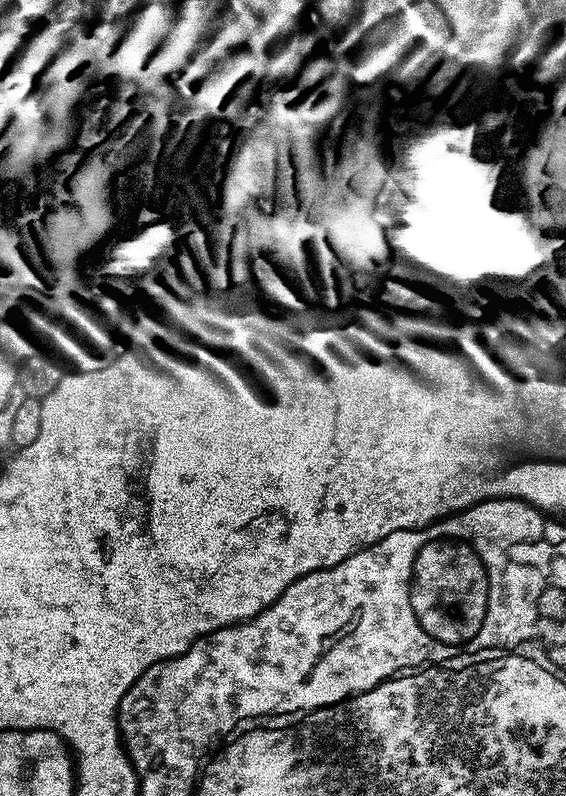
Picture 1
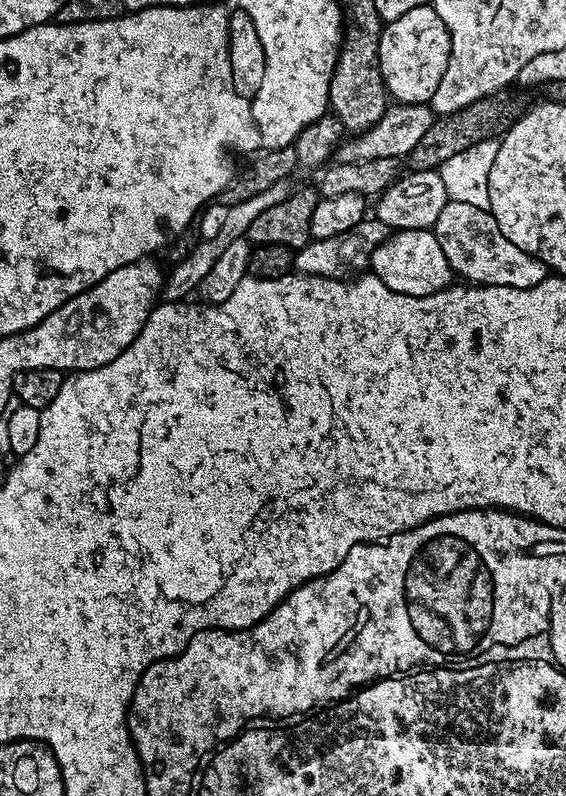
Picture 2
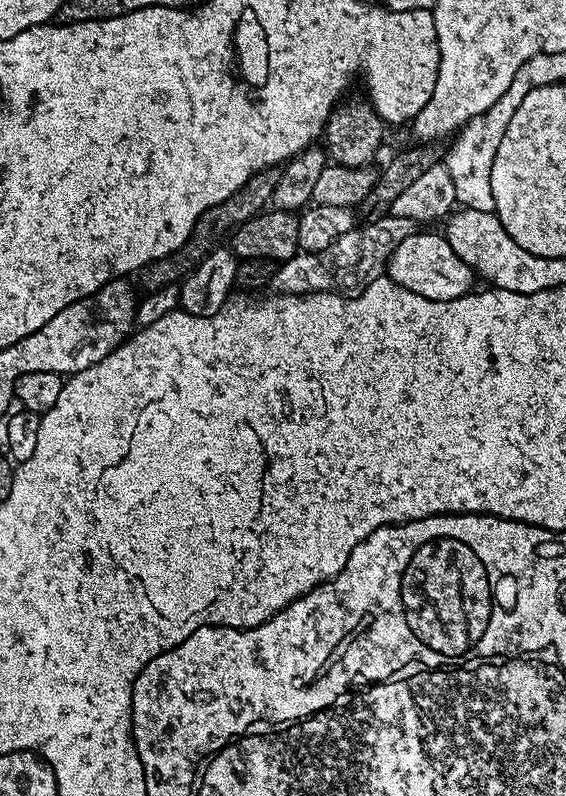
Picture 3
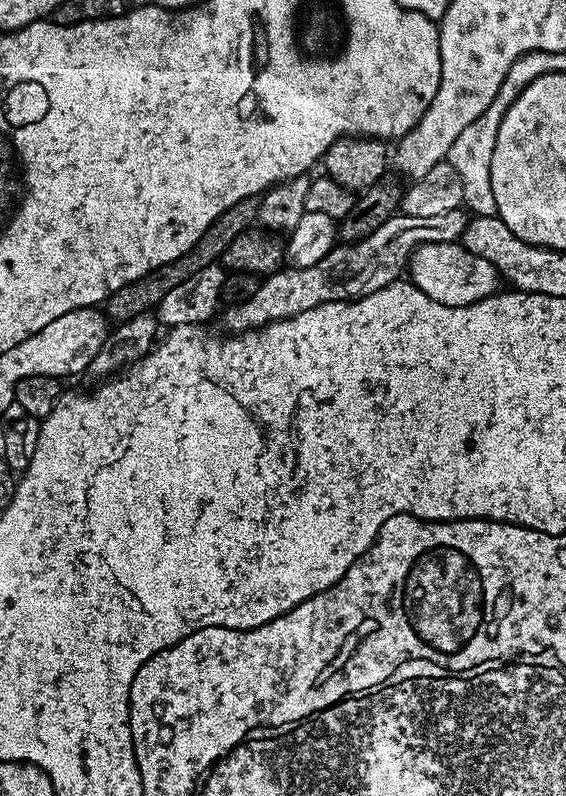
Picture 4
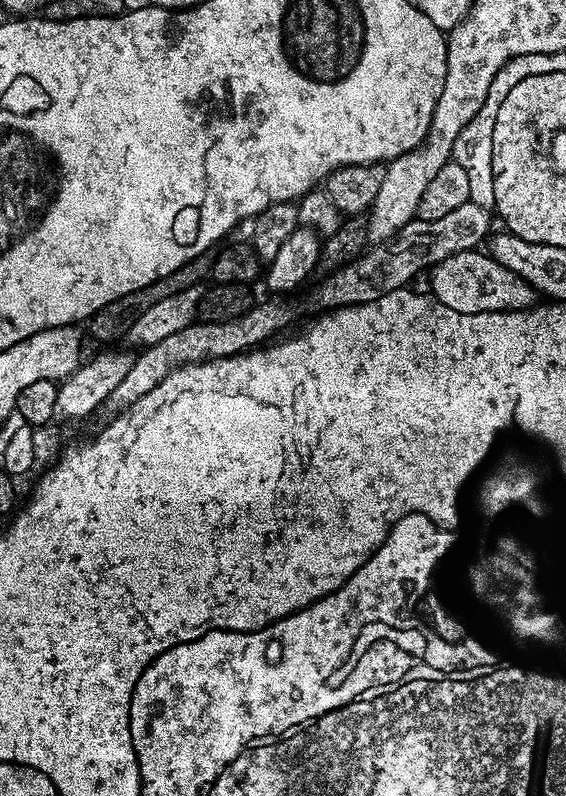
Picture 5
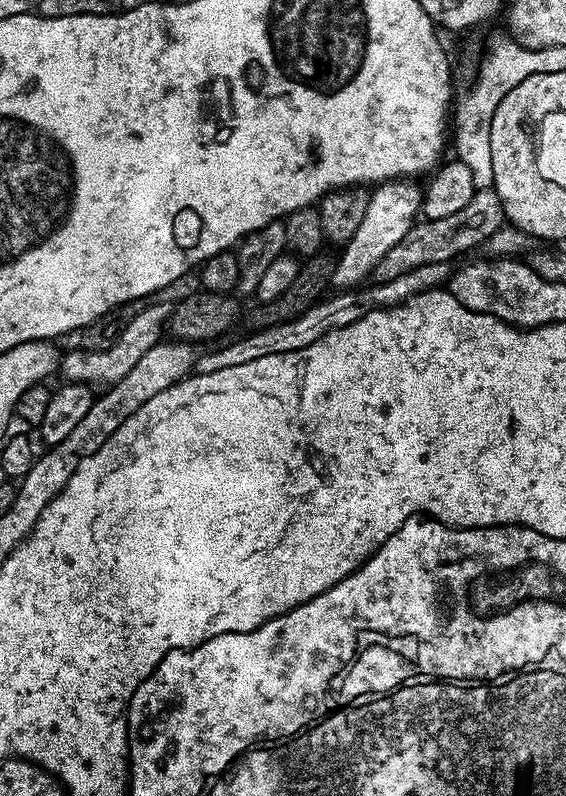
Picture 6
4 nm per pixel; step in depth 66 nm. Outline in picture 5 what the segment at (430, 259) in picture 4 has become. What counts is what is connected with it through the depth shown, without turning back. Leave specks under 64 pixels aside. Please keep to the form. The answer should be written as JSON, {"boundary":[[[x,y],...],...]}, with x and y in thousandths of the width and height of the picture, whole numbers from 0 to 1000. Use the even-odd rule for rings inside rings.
{"boundary":[[[846,313],[813,315],[809,319],[765,333],[763,371],[804,393],[841,394],[880,391],[919,391],[938,386],[947,377],[947,366],[898,335],[887,334],[864,318]]]}

